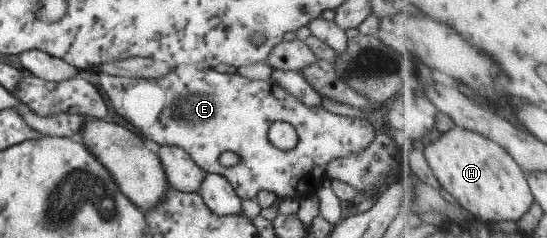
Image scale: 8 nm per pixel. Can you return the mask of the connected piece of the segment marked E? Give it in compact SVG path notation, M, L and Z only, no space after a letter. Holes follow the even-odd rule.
M199 63L175 66L175 68L172 69L168 75L158 77L158 79L116 77L116 75L108 74L100 75L98 85L100 85L100 89L104 91L104 95L106 95L108 101L110 101L110 105L116 114L128 121L132 127L138 129L138 133L140 133L142 137L146 137L146 139L150 139L150 141L154 141L154 143L157 143L158 145L174 145L176 147L180 147L180 149L184 150L190 156L190 159L192 159L192 161L199 168L201 168L204 173L216 173L218 175L222 175L222 177L225 177L226 181L232 186L232 189L236 192L236 195L240 199L253 199L258 191L264 190L274 193L279 200L300 200L302 197L306 197L306 195L315 192L318 183L320 183L322 179L328 177L325 173L325 169L326 165L332 162L332 159L356 155L358 151L362 151L362 149L364 149L364 147L370 143L373 135L375 134L375 130L370 123L370 120L367 118L362 117L362 119L354 119L354 117L346 117L341 114L328 113L328 111L326 111L326 109L323 107L306 107L306 105L304 105L300 99L296 99L296 97L292 97L290 93L286 93L286 91L284 91L280 85L274 85L270 78L266 79L266 81L248 81L248 79L244 79L244 77L238 75L237 72L228 74L217 73L213 68L206 69L206 67L202 67L202 64ZM274 121L288 122L294 128L297 142L292 149L289 149L288 151L280 151L280 149L276 149L276 147L272 147L272 145L268 143L266 131L268 131L270 123L274 123ZM224 151L236 153L236 155L241 158L240 164L232 167L224 167L220 165L218 163L218 156Z

